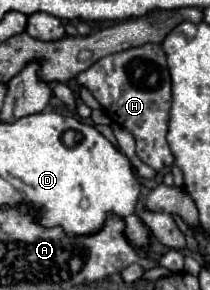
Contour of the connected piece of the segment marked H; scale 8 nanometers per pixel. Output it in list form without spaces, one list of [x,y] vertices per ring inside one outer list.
[[[144,44],[120,54],[110,54],[76,76],[78,88],[86,88],[102,104],[114,124],[128,130],[136,140],[136,154],[154,170],[170,168],[174,156],[166,142],[170,114],[170,74],[160,44]]]

